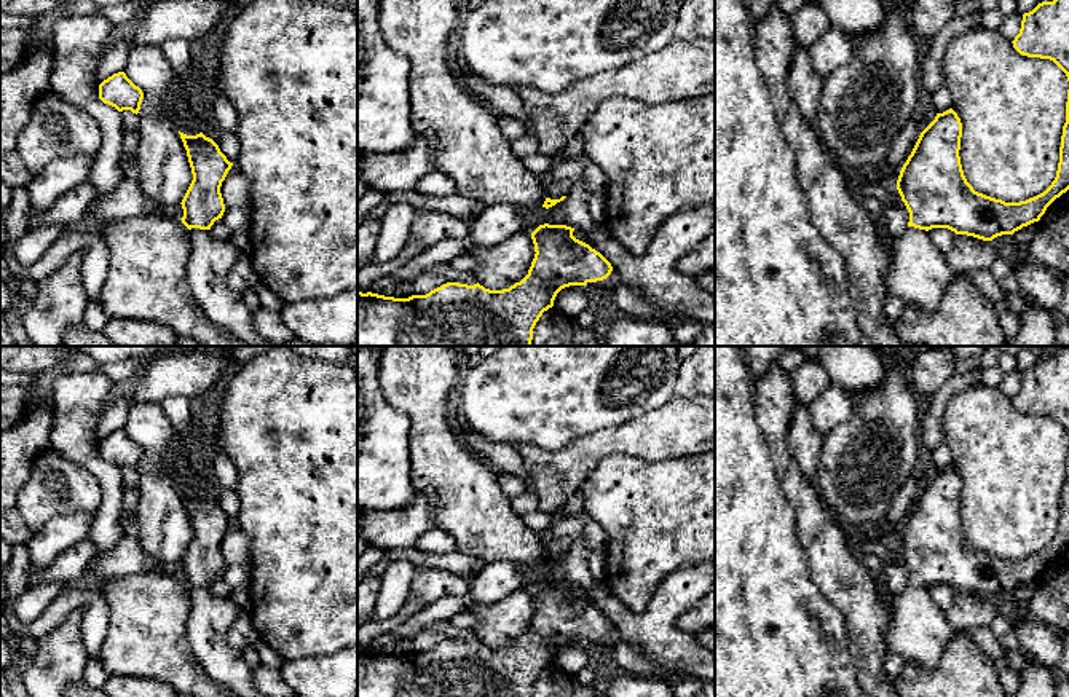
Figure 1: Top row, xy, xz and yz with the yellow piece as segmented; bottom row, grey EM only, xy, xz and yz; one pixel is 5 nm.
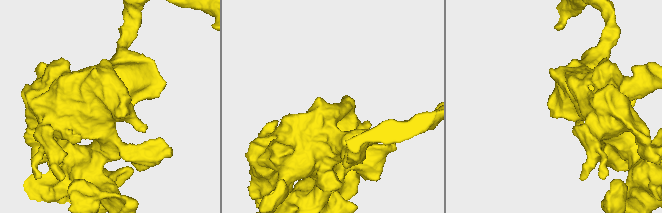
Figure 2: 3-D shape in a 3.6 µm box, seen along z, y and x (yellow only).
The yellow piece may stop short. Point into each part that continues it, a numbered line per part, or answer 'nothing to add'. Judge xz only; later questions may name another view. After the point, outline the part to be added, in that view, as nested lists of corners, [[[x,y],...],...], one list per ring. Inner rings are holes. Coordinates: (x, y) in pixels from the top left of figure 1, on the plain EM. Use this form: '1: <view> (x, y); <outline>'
1: xz (554, 547); [[[568,536],[555,538],[550,541],[546,541],[546,552],[550,557],[560,557],[562,553],[566,553],[573,539]]]

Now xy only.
1: xy (211, 618); [[[209,587],[188,589],[191,609],[187,622],[188,646],[219,684],[239,697],[265,697],[252,684],[252,667],[243,659],[241,649],[227,641],[238,616],[246,612],[230,597],[215,597]]]

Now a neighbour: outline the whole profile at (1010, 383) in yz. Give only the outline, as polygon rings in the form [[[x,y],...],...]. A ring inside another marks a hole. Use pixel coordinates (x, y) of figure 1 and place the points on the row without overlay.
[[[1010,372],[1004,373],[1000,384],[997,389],[1005,394],[1008,399],[1013,399],[1015,394],[1020,391],[1023,372]]]

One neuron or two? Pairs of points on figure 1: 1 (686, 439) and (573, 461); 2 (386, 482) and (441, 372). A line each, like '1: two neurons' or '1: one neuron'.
1: one neuron
2: two neurons

